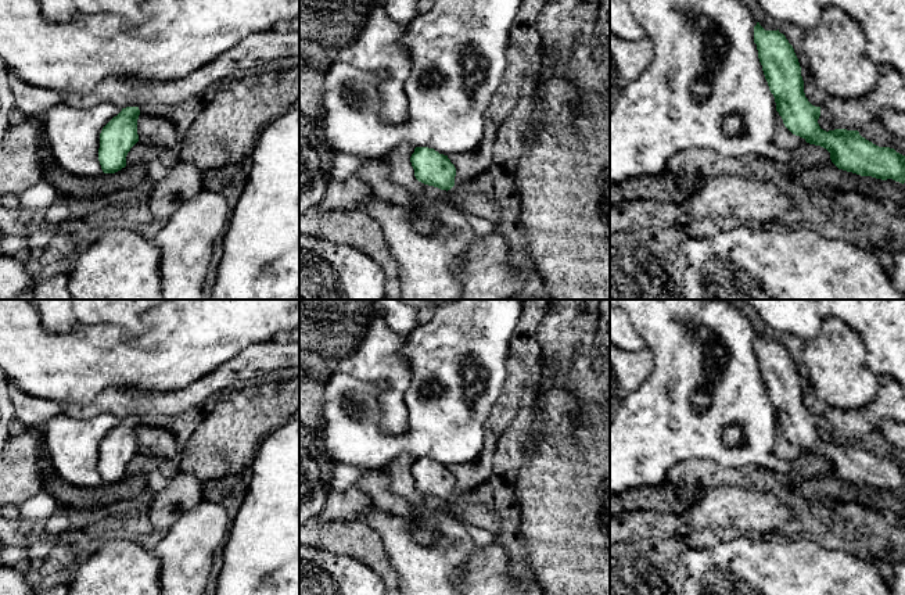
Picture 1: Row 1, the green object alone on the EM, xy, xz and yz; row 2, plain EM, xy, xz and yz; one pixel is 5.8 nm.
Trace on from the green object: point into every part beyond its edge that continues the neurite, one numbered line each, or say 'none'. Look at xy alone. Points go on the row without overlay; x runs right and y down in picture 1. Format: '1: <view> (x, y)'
none

